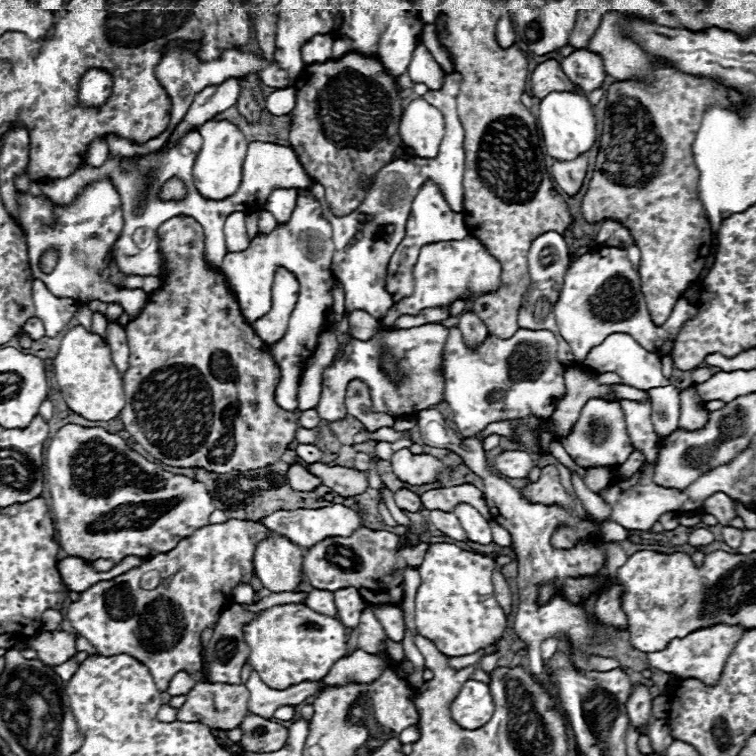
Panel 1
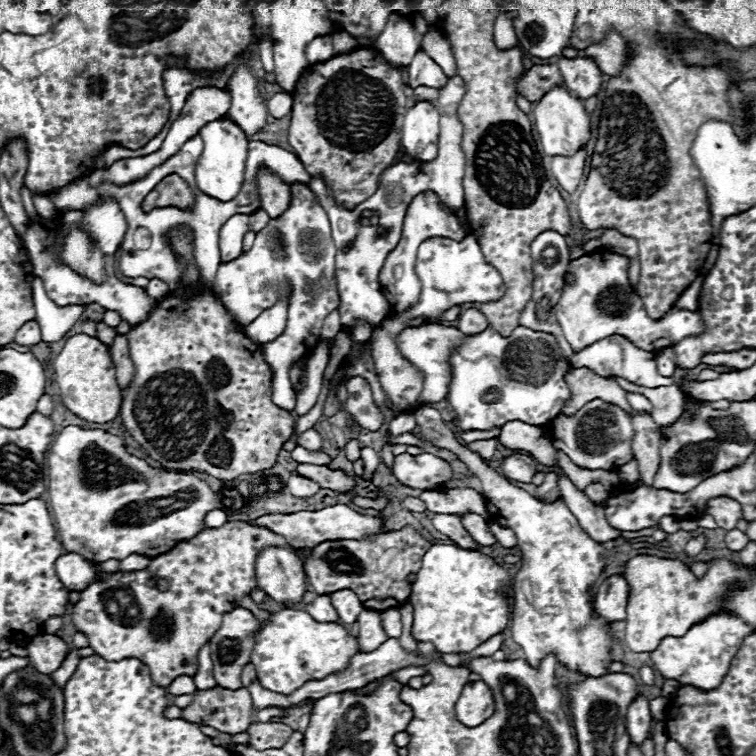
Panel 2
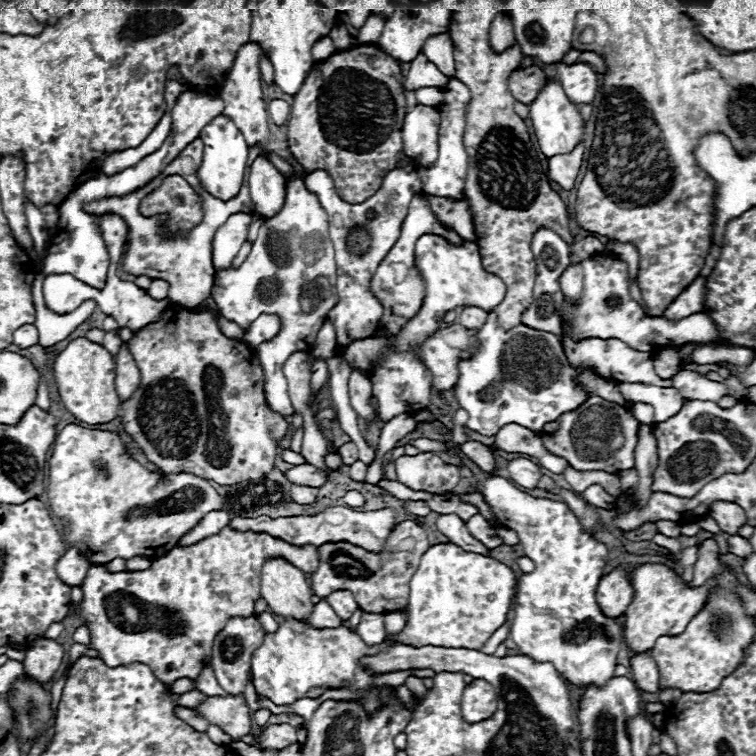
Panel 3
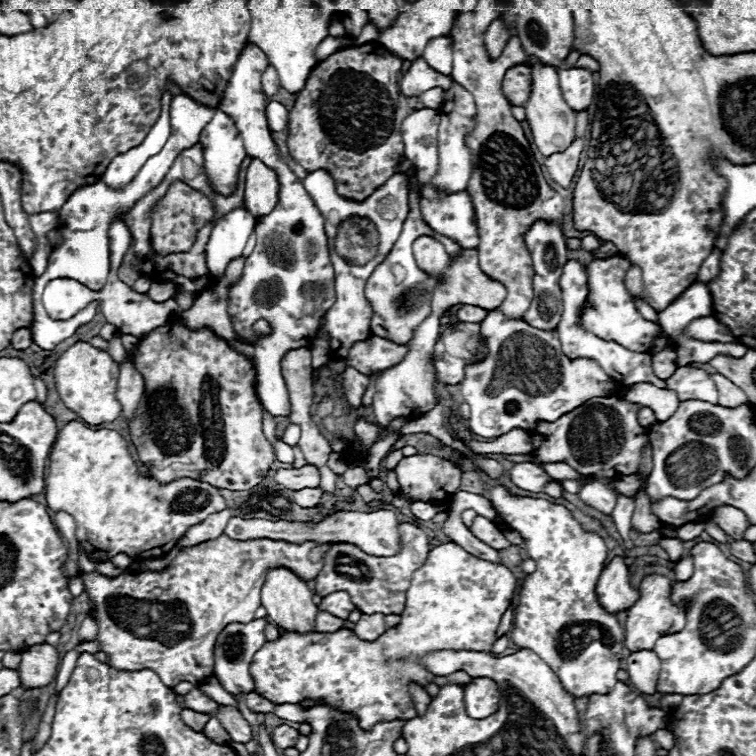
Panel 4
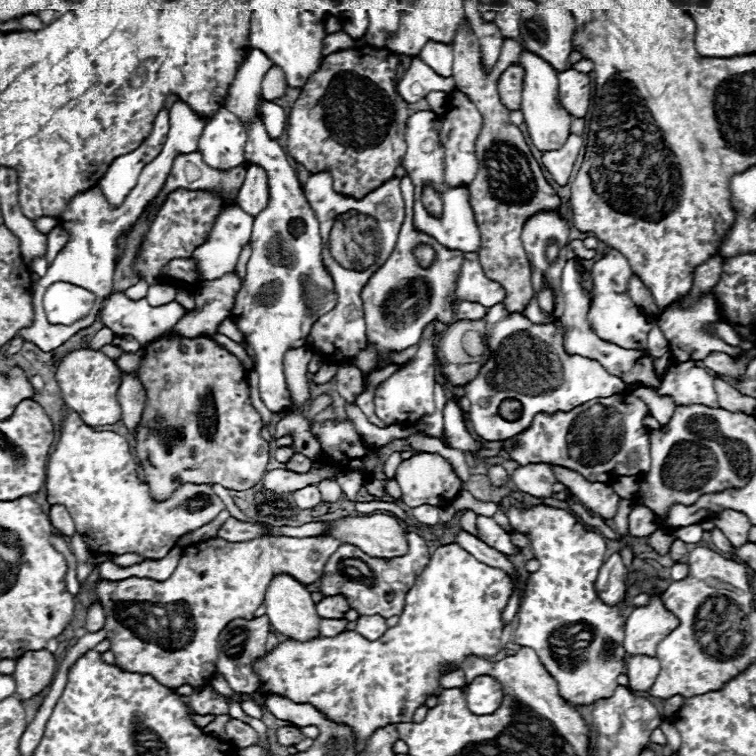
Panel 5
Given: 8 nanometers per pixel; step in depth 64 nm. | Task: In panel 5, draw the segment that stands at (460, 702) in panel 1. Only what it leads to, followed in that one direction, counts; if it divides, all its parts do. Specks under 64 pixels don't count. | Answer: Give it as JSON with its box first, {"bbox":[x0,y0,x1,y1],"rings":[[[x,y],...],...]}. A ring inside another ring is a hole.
{"bbox":[464,676,504,716],"rings":[[[492,676],[474,678],[468,686],[464,686],[464,694],[466,694],[468,710],[478,716],[496,712],[504,698],[502,684],[498,680],[494,680]]]}

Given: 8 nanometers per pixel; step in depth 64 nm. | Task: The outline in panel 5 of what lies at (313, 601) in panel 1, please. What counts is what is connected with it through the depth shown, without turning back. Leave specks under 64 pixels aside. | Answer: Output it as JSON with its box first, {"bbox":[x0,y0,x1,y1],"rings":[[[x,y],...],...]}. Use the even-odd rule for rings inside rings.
{"bbox":[320,620,348,636],"rings":[[[320,620],[320,634],[322,636],[338,636],[348,630],[348,620]]]}

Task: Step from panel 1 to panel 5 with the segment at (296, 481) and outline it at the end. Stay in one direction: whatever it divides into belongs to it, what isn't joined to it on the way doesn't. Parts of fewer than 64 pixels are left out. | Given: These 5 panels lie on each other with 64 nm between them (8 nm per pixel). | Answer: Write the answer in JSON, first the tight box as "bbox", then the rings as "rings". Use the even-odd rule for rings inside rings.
{"bbox":[294,486,322,510],"rings":[[[306,486],[306,488],[300,488],[298,492],[294,492],[294,500],[296,500],[296,506],[300,510],[312,510],[316,508],[322,498],[320,498],[320,492],[316,486]]]}

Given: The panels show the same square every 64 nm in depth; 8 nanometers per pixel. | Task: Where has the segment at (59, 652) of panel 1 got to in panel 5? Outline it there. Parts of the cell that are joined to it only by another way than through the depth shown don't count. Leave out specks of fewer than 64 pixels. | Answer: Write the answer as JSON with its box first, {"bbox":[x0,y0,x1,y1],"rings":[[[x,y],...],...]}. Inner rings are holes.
{"bbox":[14,650,56,702],"rings":[[[48,650],[38,652],[26,652],[14,670],[14,682],[16,682],[16,694],[18,700],[26,702],[32,696],[40,694],[44,688],[48,688],[54,680],[56,672],[56,660]]]}

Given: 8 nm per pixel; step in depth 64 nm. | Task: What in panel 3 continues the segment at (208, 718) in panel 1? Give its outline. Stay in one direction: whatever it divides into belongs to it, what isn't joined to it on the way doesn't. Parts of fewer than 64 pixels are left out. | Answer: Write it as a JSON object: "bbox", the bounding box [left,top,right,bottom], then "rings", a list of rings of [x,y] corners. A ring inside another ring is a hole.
{"bbox":[196,694,250,740],"rings":[[[242,694],[226,698],[208,696],[196,710],[204,714],[208,722],[218,724],[234,740],[242,740],[250,734],[250,708]]]}

